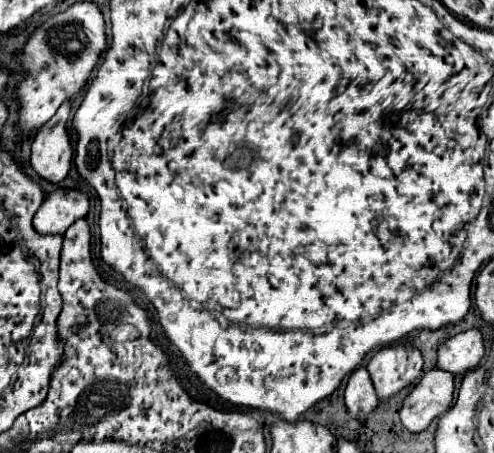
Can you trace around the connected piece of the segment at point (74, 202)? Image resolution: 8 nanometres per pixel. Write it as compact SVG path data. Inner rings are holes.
M58 190L44 198L32 224L38 234L64 234L88 212L88 196L82 192Z

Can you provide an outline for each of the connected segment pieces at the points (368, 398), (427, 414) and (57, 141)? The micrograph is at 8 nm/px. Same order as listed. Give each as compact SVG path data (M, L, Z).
M360 366L360 368L356 368L356 372L352 372L346 392L344 392L344 400L346 400L346 408L348 408L350 416L360 422L368 420L368 416L376 410L378 398L376 398L372 380L370 380L366 368Z
M438 368L426 372L402 404L400 420L410 432L424 432L430 422L442 416L454 396L454 378Z
M64 102L32 142L30 164L34 172L50 184L62 182L70 170L72 148L66 132L68 114L70 102Z

